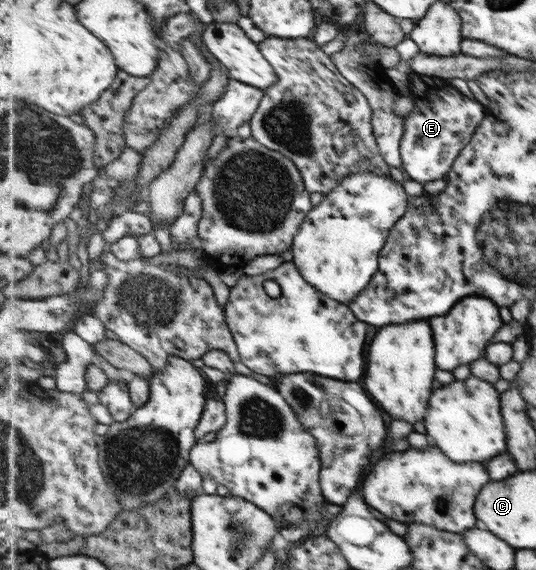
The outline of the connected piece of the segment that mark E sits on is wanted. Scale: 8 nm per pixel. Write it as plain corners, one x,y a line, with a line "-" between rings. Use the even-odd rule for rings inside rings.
408,72
408,81
410,89
410,99
414,103
413,109
404,117
406,121
405,133
402,137
402,168
412,177
413,180
424,184
426,181
435,181
443,179
454,167
455,160
462,153
462,149
470,143
474,133
478,131
483,120
486,119
486,107
481,105
475,99
463,95
459,89
455,89
448,80
436,77
418,74
417,72

